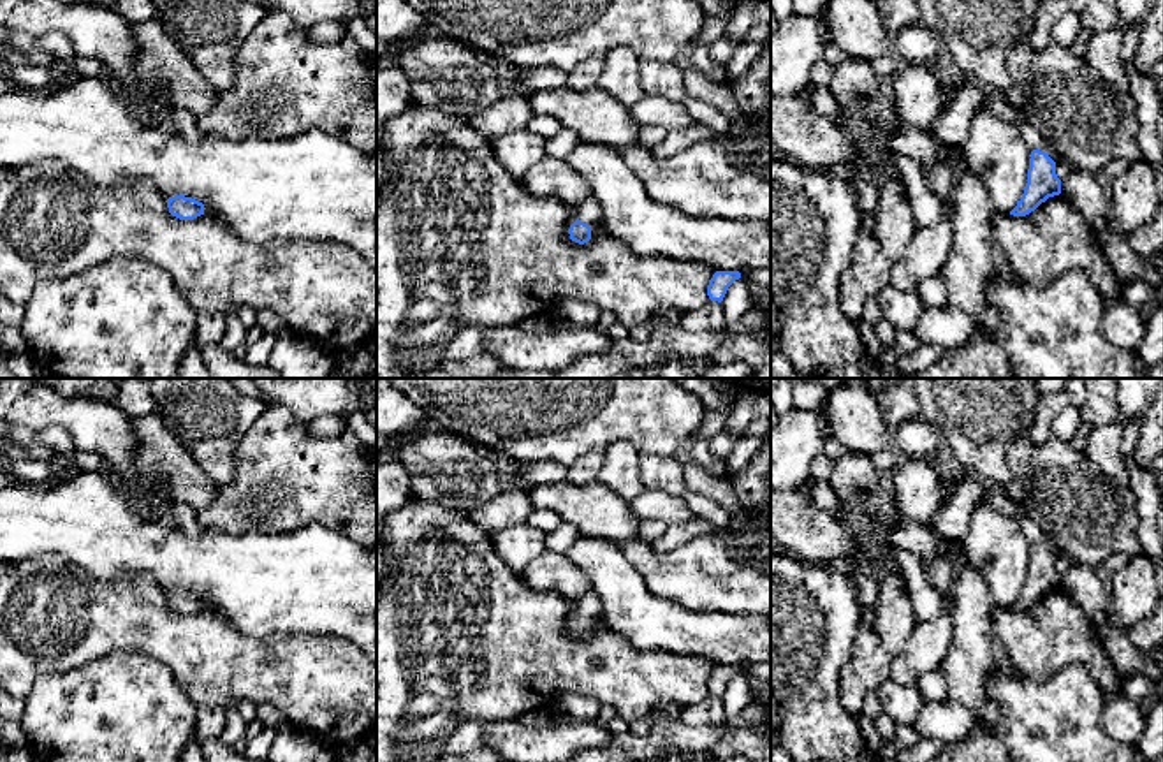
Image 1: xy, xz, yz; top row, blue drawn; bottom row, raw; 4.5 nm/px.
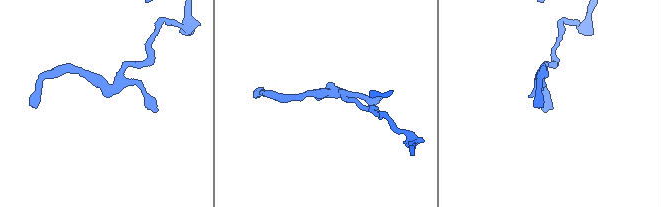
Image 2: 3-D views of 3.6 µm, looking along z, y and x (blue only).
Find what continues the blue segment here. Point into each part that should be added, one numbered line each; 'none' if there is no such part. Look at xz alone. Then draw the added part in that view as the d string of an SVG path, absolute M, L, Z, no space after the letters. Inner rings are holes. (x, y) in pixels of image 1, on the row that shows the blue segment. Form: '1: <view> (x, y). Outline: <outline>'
1: xz (588, 212). Outline: M591 194L574 208L574 213L581 222L591 227L596 225L602 218L600 204Z

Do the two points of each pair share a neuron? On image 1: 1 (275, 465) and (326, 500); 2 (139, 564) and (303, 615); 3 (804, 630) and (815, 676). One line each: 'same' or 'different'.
1: same
2: same
3: same

